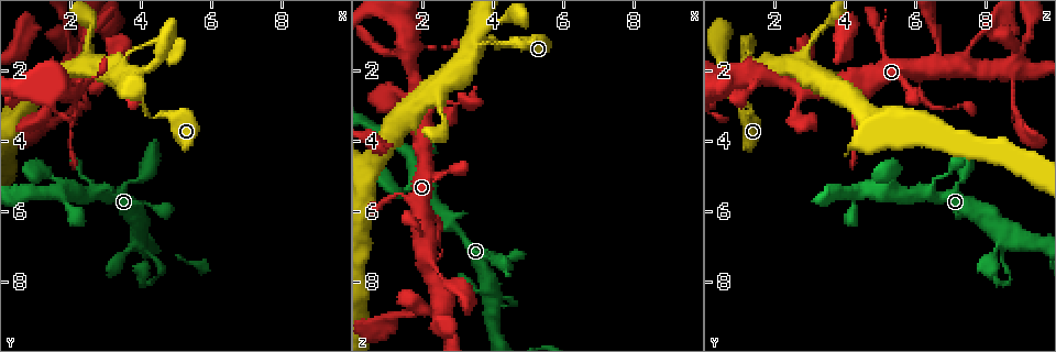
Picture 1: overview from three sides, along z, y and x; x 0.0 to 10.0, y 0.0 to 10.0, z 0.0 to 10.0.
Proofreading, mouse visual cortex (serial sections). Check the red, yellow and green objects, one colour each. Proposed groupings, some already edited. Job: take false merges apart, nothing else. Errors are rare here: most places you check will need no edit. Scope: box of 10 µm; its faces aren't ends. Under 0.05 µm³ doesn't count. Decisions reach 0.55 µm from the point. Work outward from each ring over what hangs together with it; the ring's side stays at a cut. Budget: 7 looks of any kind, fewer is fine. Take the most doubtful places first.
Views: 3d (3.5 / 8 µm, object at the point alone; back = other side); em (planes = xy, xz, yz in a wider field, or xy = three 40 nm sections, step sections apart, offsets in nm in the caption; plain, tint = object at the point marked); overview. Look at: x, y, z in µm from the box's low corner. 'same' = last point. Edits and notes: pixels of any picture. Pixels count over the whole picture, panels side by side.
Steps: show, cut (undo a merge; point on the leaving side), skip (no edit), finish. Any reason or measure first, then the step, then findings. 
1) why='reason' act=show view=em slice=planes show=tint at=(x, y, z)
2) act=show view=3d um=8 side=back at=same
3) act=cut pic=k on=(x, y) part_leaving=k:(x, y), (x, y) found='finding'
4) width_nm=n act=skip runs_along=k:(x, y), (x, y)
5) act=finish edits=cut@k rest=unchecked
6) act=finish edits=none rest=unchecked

why='abrupt turn' act=show view=3d um=3.5 at=(2.50, 1.80, 8.80)

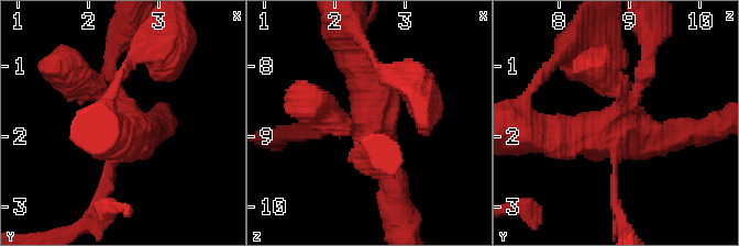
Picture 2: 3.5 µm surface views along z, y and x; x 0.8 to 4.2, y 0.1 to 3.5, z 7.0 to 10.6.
why='shape alone is not enough' act=show view=em slice=xy step=3 show=plain at=(2.60, 1.75, 8.85)

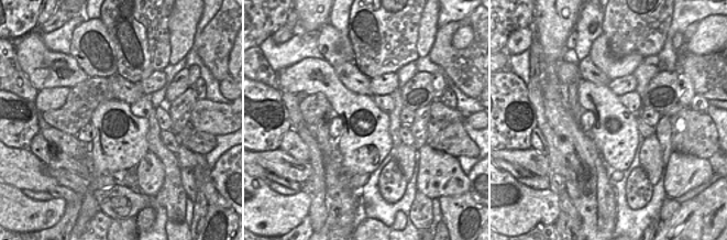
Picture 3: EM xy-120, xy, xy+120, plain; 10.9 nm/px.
why='with the object marked' act=show view=em slice=xy step=3 show=tint at=same

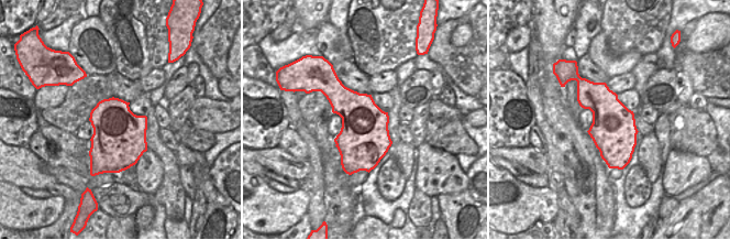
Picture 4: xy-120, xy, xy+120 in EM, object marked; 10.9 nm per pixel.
act=skip runs_along=2:(536, 136), (606, 136), (614, 203) found='continuous, no second cell'

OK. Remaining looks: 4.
why='abrupt turn' act=show view=3d um=3.5 at=(4.35, 3.35, 1.30)

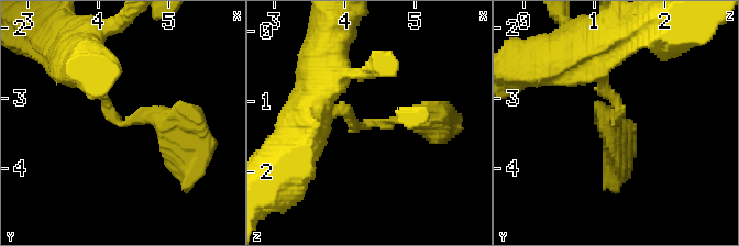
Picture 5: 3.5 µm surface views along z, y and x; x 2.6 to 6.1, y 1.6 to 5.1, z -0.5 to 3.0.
arm_widths_nm=200,300 act=show view=em slice=xy step=1 show=tint at=(4.30, 3.35, 1.30)

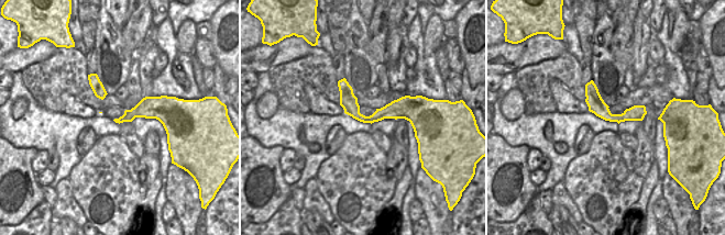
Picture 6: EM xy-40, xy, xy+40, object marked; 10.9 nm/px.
act=skip runs_along=5:(183, 142), (153, 119), (119, 122), (75, 67) found='continuous, no second cell'

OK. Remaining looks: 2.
why='sharp bend' act=show view=3d um=3.5 at=(4.50, 7.95, 8.70)

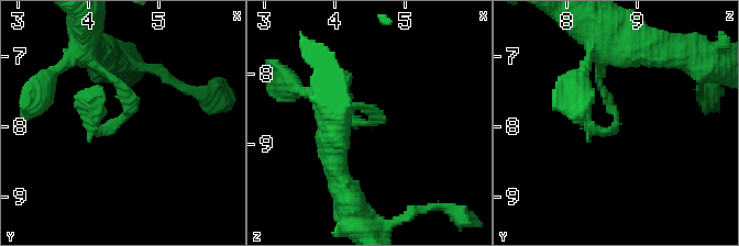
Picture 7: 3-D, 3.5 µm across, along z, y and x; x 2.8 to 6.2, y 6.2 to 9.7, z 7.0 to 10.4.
act=show view=em slice=xy step=1 show=tint at=(4.45, 7.90, 8.70)

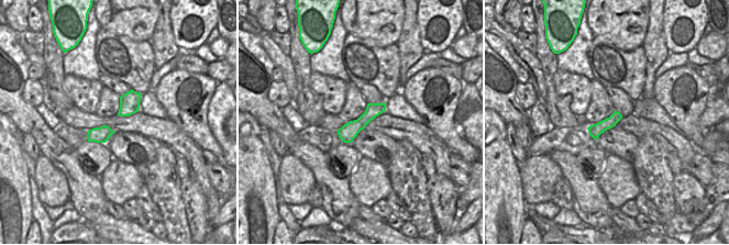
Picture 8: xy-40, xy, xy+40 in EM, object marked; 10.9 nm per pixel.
act=skip runs_along=7:(602, 65), (576, 102) found='one cell here'

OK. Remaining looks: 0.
act=finish edits=none rest=unchecked

